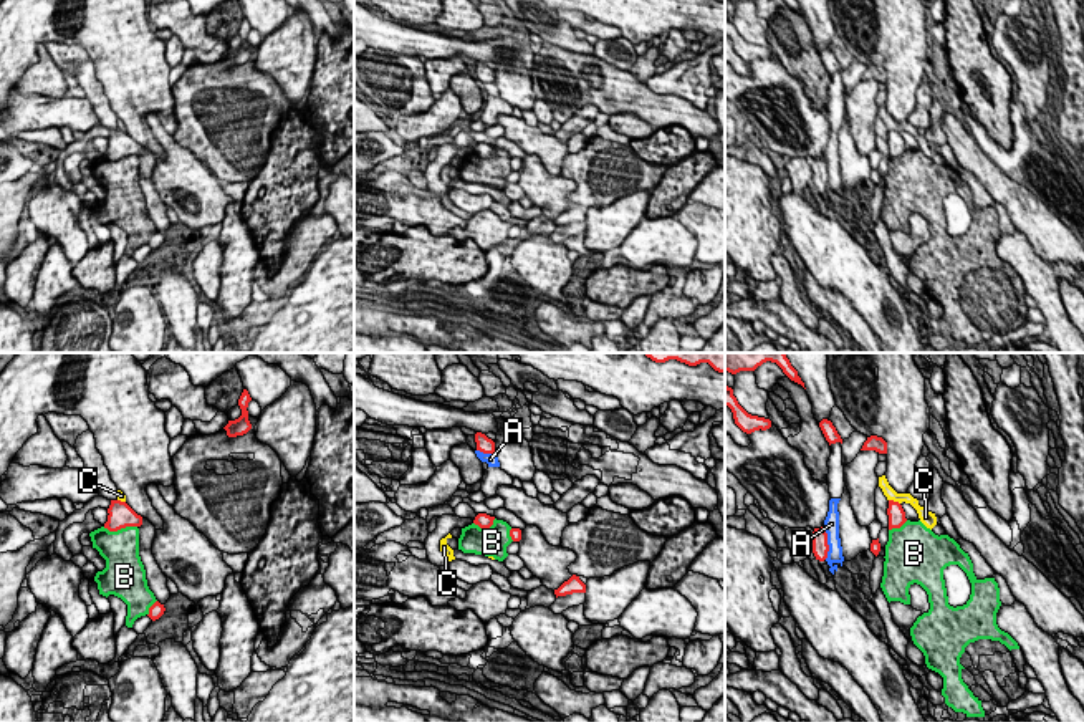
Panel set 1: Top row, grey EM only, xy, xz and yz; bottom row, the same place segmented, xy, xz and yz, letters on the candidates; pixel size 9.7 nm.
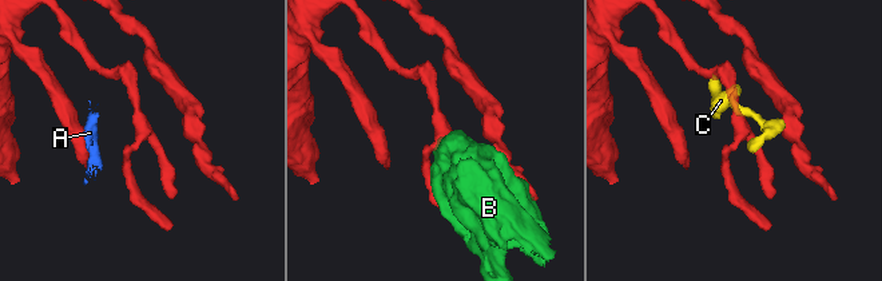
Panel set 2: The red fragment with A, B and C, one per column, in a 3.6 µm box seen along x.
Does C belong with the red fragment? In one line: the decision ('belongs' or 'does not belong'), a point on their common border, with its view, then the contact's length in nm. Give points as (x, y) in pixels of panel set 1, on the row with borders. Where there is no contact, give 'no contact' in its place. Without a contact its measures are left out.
does not belong; contact yz (892, 500); length 120 nm

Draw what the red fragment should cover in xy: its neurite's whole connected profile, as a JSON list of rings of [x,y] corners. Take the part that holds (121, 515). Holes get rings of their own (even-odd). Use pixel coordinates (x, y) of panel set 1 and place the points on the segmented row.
[[[111,500],[111,505],[108,508],[108,522],[104,523],[104,528],[109,532],[118,532],[126,527],[141,527],[142,517],[137,515],[126,502],[121,500]]]

